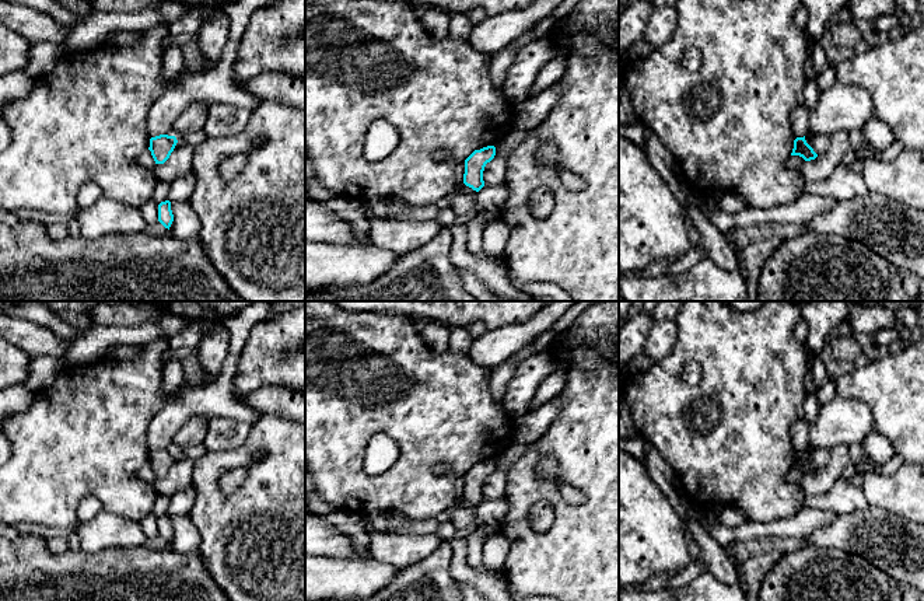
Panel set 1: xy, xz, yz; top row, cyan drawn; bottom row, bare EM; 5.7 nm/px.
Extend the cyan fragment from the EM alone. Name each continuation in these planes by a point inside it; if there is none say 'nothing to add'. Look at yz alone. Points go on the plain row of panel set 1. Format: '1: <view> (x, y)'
nothing to add

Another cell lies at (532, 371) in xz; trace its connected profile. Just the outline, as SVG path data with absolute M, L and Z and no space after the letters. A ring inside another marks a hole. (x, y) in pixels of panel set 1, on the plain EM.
M553 352L532 354L517 364L512 378L507 384L503 399L512 416L521 416L528 408L539 385L556 370Z

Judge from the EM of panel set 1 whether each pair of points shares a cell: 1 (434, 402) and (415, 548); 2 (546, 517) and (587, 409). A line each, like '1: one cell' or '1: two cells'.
1: two cells
2: two cells

